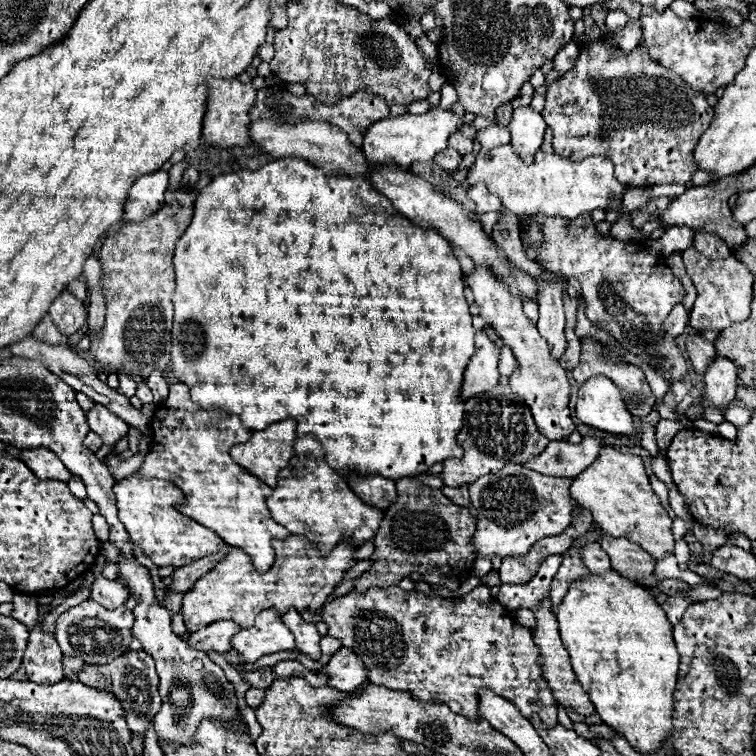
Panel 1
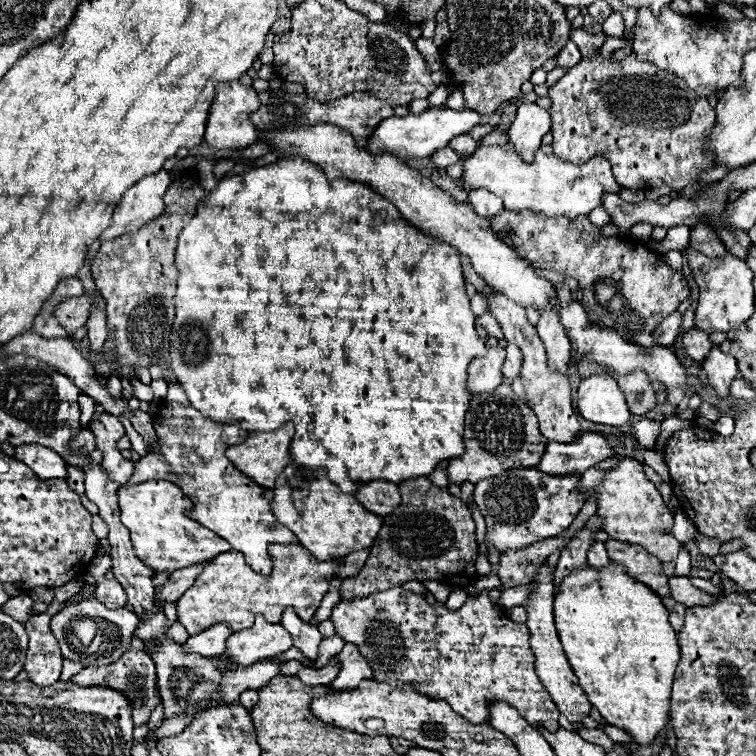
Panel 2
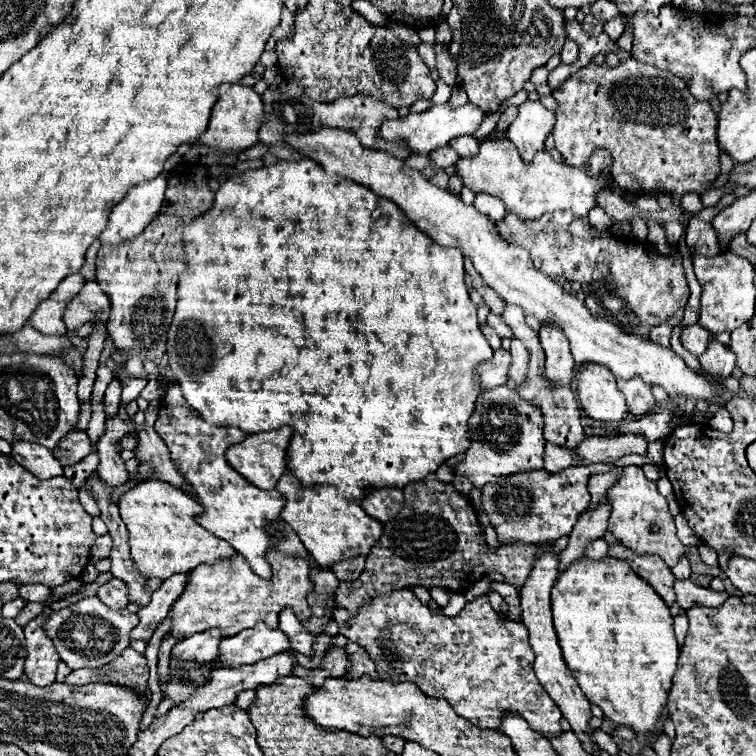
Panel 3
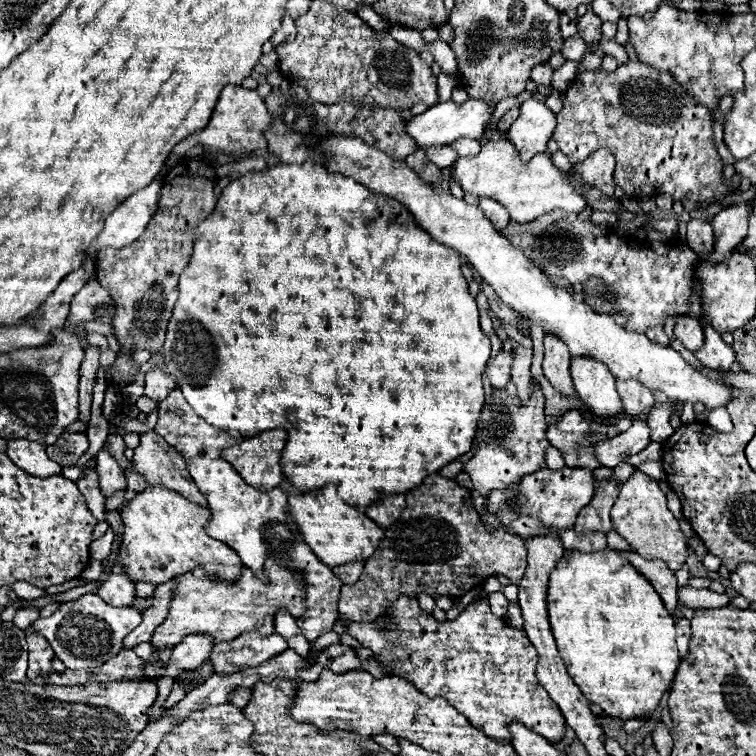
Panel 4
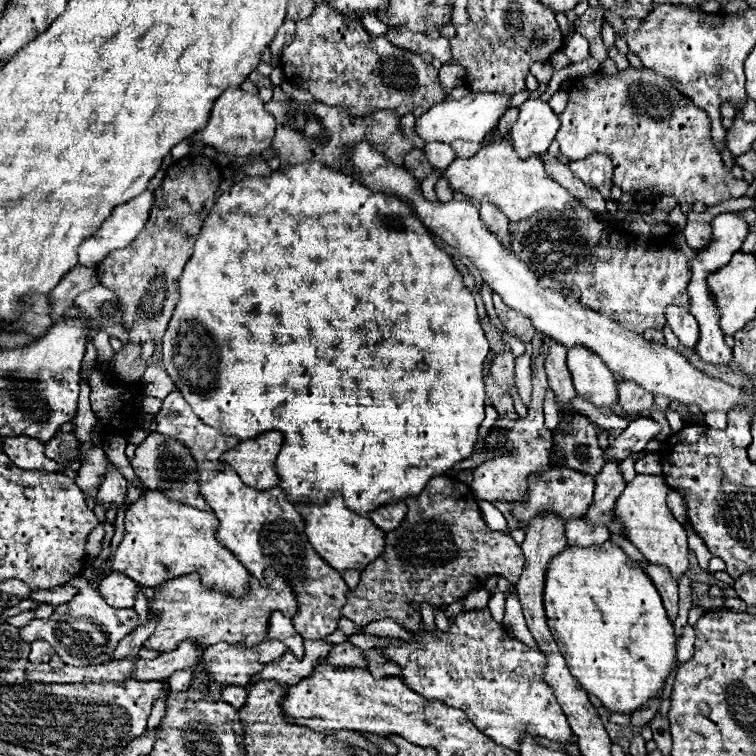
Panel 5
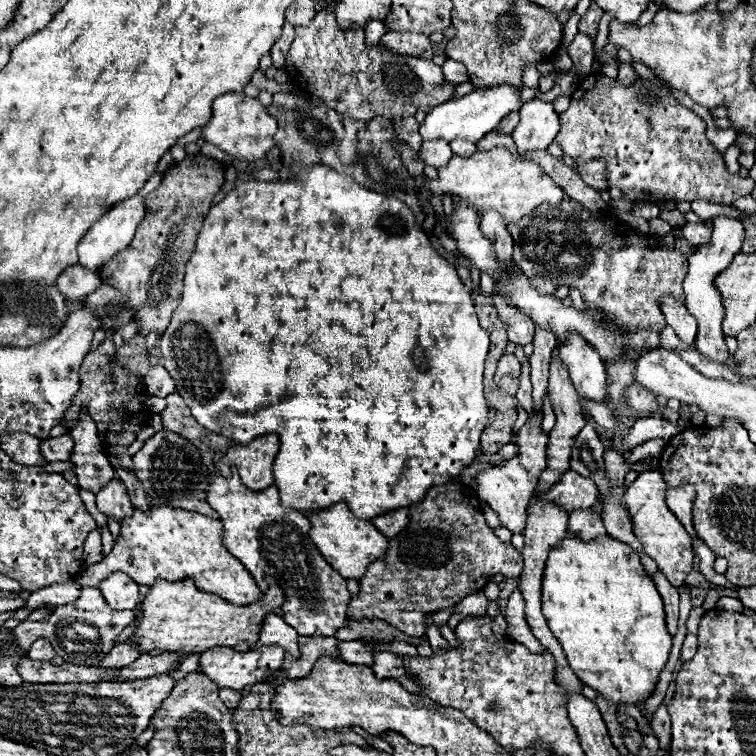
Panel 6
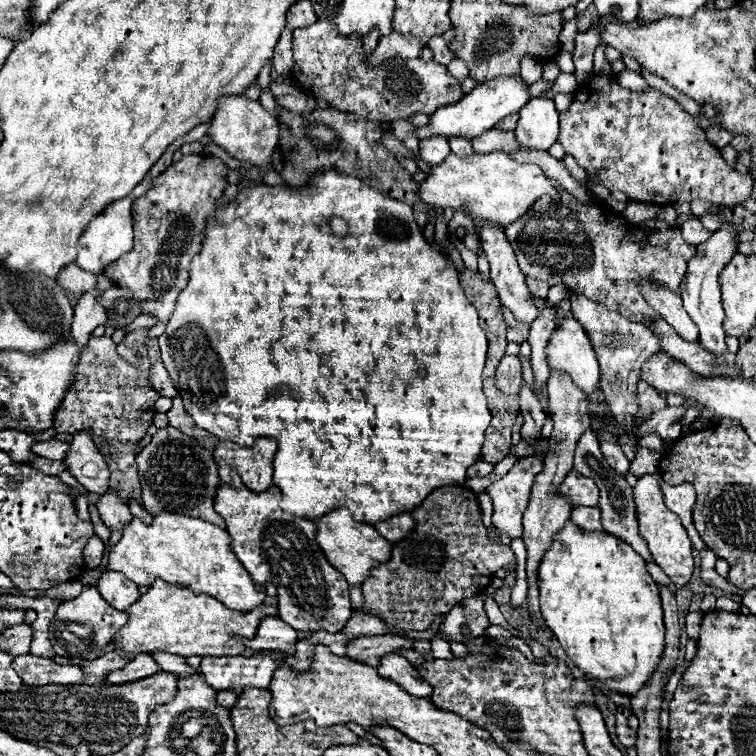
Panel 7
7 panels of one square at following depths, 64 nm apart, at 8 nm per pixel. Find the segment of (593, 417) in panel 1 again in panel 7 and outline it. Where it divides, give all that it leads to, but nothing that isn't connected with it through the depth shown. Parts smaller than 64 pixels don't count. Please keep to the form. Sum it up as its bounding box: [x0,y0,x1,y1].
[546,320,600,396]

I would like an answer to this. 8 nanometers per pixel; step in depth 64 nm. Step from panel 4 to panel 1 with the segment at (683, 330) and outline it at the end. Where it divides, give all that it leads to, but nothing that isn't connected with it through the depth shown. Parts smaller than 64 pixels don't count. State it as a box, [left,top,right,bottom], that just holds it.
[686,334,716,376]

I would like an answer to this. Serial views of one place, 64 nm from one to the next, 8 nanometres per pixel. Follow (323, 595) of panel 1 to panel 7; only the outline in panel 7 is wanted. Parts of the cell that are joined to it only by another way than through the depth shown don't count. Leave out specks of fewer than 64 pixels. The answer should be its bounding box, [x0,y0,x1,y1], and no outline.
[114,580,278,656]

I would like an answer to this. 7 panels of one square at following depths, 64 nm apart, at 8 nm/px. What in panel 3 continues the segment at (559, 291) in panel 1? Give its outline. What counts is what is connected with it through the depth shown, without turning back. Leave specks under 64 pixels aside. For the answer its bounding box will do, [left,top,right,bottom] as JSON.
[538,322,574,384]

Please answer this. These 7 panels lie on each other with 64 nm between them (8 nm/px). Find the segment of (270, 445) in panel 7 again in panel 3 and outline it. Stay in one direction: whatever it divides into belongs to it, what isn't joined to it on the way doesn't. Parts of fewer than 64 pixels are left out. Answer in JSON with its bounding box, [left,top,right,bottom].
[226,426,292,490]

